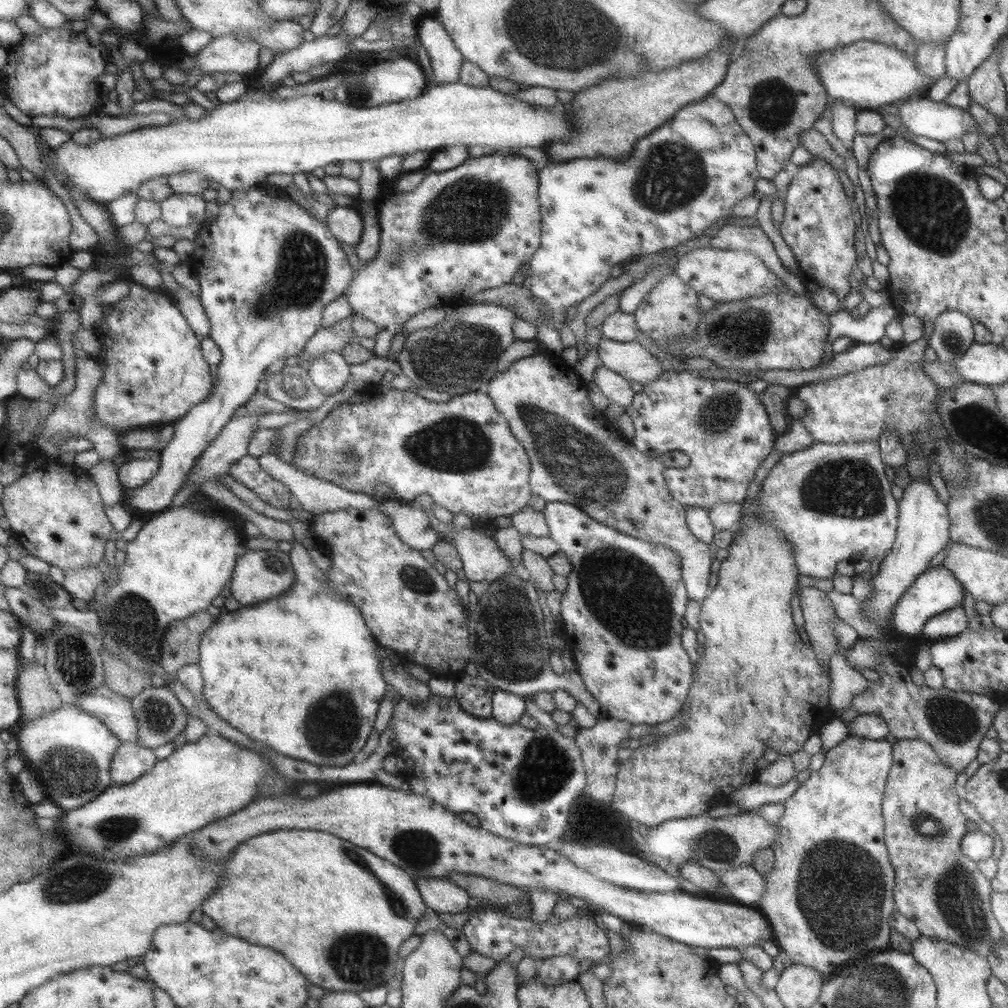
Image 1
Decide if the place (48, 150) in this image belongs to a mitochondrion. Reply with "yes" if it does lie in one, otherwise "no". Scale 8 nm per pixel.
no

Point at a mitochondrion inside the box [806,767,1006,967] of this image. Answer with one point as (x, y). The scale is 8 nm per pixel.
(958, 898)

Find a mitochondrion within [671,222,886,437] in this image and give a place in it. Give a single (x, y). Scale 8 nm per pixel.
(740, 335)

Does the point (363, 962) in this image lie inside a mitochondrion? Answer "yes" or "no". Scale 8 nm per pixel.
yes

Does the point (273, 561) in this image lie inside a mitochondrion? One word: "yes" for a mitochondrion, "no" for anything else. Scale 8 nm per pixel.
yes

